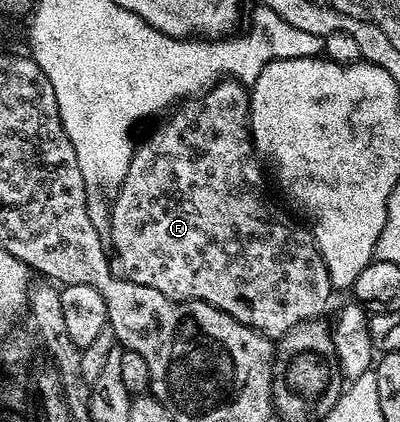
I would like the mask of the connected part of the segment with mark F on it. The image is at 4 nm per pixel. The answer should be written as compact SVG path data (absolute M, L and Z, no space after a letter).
M225 77L216 86L208 88L203 95L183 100L172 113L173 115L161 127L154 128L141 143L139 140L135 144L130 169L110 203L110 218L112 220L110 247L114 255L114 250L116 250L116 255L120 258L121 265L124 266L122 268L123 274L130 281L134 281L138 285L146 285L150 289L158 289L158 293L179 303L202 301L214 305L219 311L225 311L227 315L234 317L242 325L253 327L255 331L260 331L273 341L278 341L287 331L294 329L300 323L320 319L323 316L323 311L328 307L328 298L334 295L332 278L322 261L322 253L314 241L311 230L303 222L300 222L301 224L295 223L268 196L269 180L266 178L265 168L252 146L250 95L245 84L236 79Z

